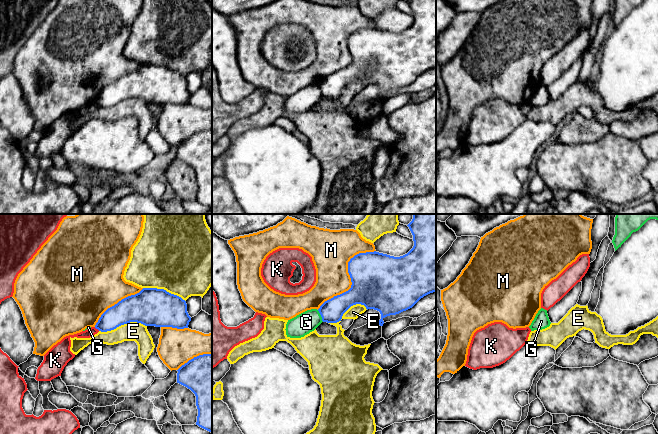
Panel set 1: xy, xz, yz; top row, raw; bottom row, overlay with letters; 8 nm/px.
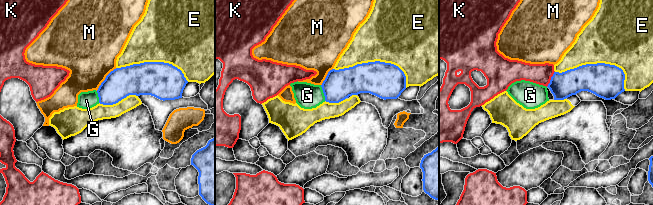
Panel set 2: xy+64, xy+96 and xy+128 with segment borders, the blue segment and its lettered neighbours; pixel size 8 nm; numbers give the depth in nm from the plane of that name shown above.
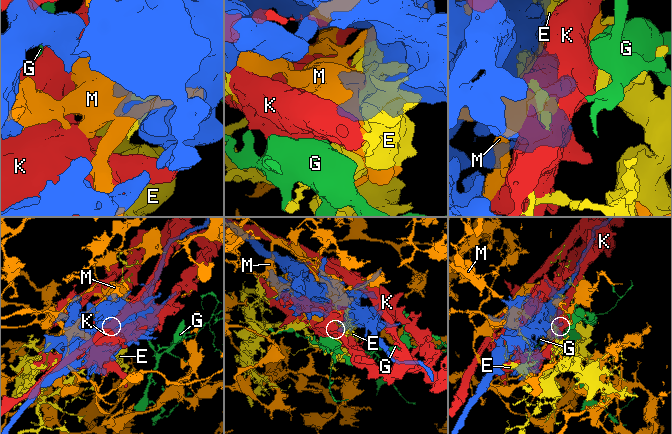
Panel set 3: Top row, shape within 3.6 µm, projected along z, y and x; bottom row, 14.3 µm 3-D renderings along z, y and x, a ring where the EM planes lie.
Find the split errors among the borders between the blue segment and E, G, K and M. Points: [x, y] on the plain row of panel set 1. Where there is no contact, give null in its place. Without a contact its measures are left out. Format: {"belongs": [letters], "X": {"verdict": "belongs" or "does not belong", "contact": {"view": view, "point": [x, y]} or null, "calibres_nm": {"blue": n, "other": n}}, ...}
{"belongs": [], "E": {"verdict": "does not belong", "contact": {"view": "xy", "point": [122, 100]}, "calibres_nm": {"blue": 280, "other": 160}}, "G": {"verdict": "does not belong", "contact": {"view": "xz", "point": [321, 92]}, "calibres_nm": {"blue": 190, "other": 170}}, "K": {"verdict": "does not belong", "contact": {"view": "xy", "point": [97, 104]}, "calibres_nm": {"blue": 180, "other": 70}}, "M": {"verdict": "does not belong", "contact": {"view": "xz", "point": [350, 53]}, "calibres_nm": {"blue": 440, "other": 320}}}

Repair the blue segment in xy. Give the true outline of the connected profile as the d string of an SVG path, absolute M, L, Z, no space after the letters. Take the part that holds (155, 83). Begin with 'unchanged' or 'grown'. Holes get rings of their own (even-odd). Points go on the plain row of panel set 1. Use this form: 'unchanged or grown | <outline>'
unchanged | M143 64L108 84L99 94L95 104L107 108L117 103L137 98L145 102L188 104L191 93L186 77L164 65Z

